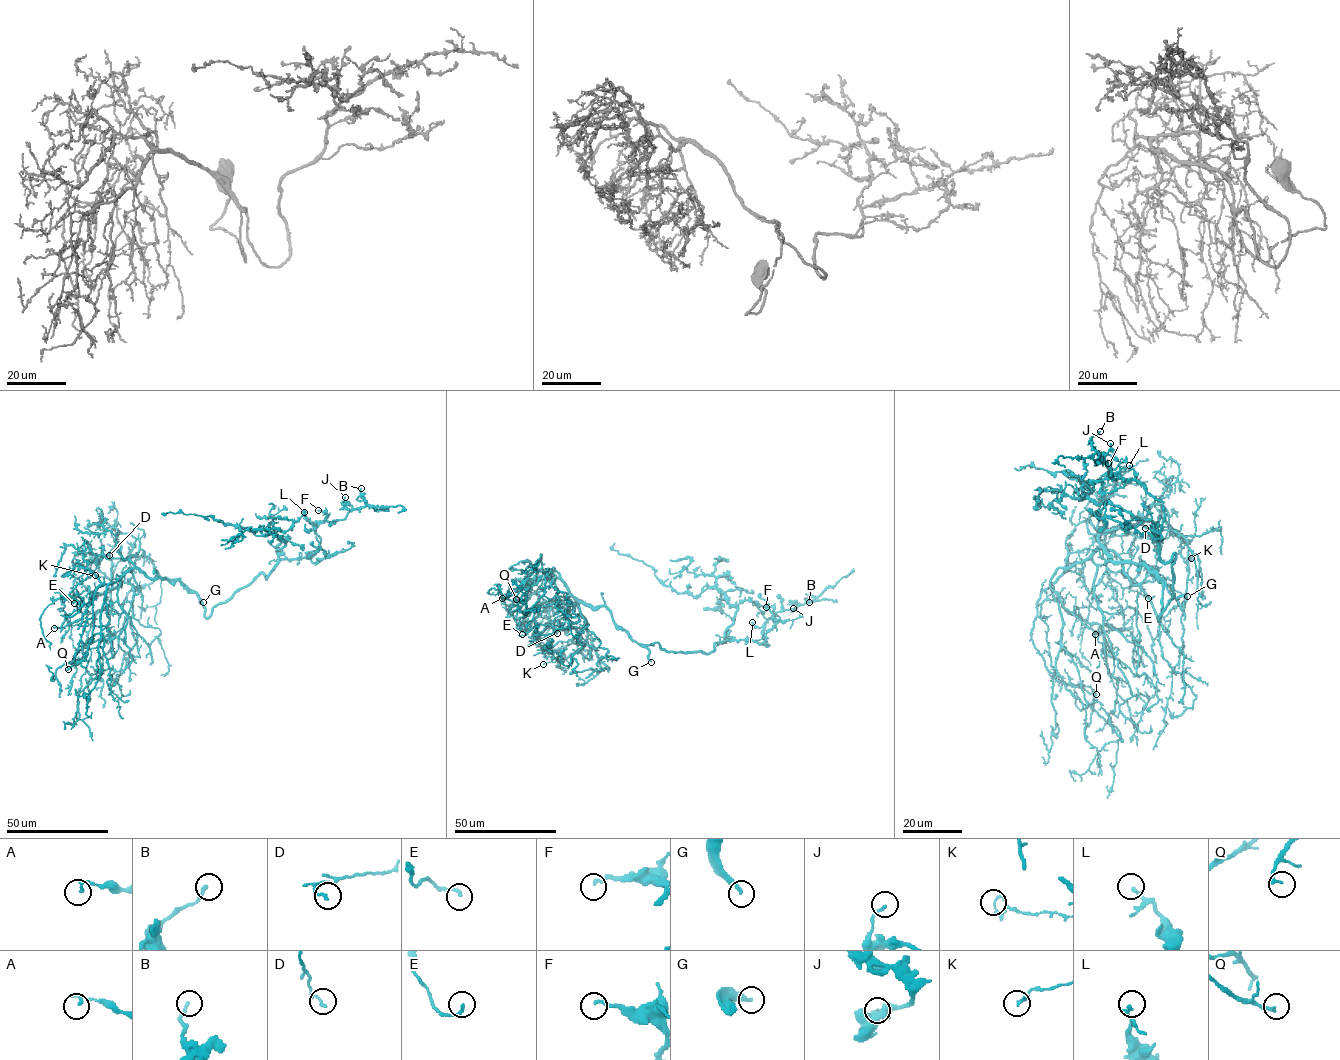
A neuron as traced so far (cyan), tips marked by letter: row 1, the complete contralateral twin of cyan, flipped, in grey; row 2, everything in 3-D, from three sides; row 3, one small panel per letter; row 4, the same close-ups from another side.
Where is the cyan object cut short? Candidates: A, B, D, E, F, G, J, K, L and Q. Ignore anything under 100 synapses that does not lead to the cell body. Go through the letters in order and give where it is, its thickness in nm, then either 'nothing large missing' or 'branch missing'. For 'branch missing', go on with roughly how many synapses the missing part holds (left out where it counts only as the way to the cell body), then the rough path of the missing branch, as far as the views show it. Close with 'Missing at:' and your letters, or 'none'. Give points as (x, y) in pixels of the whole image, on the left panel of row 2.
A: (54, 628) | 100 nm | nothing large missing
B: (361, 488) | 190 nm | nothing large missing
D: (109, 555) | 140 nm | nothing large missing
E: (74, 603) | 160 nm | nothing large missing
F: (318, 510) | 190 nm | nothing large missing
G: (203, 602) | 260 nm | branch missing | (203, 602), (210, 601), (206, 597), (221, 593)
J: (345, 497) | 160 nm | nothing large missing
K: (95, 575) | 170 nm | nothing large missing
L: (304, 512) | 220 nm | nothing large missing
Q: (68, 669) | 170 nm | nothing large missing
Missing at: G

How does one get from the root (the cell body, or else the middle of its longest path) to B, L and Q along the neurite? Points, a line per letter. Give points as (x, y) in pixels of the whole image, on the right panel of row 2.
B: (1162, 587), (1160, 619), (1175, 557), (1159, 556), (1163, 505), (1138, 482), (1111, 476), (1092, 445), (1100, 431)
L: (1162, 587), (1160, 619), (1172, 599), (1175, 555), (1160, 558), (1155, 532), (1163, 505), (1129, 465)
Q: (1162, 587), (1145, 565), (1106, 562), (1100, 547), (1043, 590), (1031, 631), (1034, 647), (1058, 681), (1096, 694)

